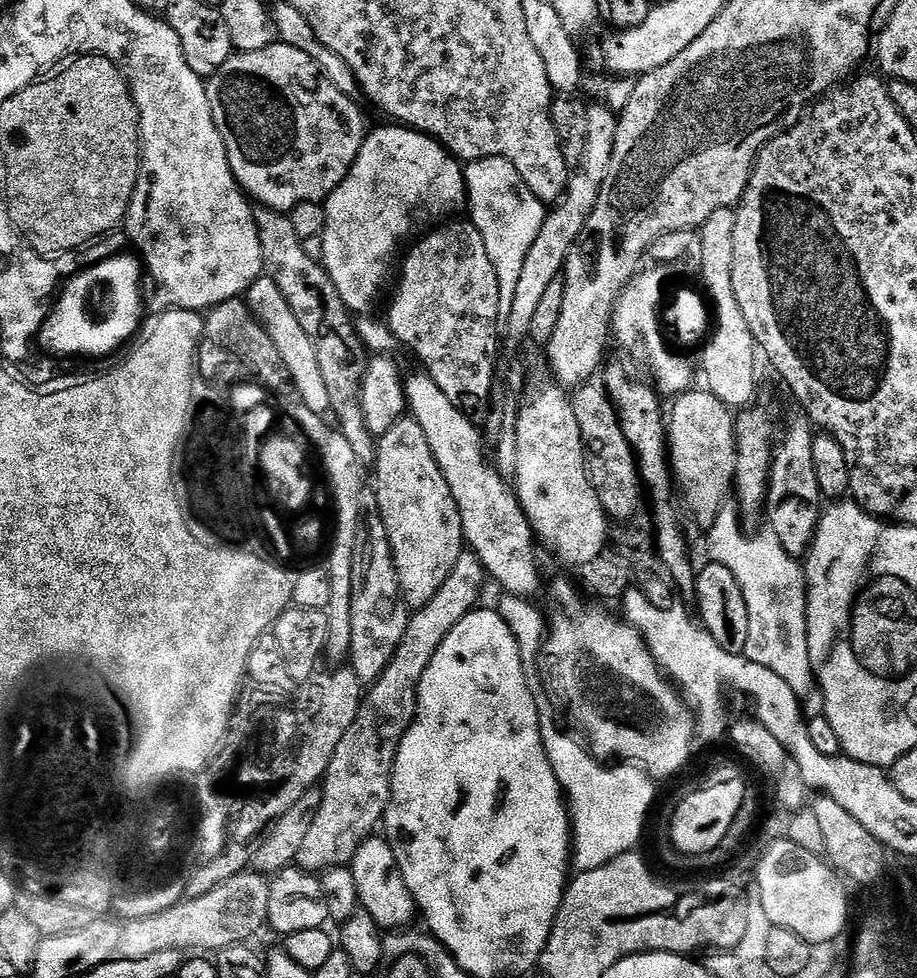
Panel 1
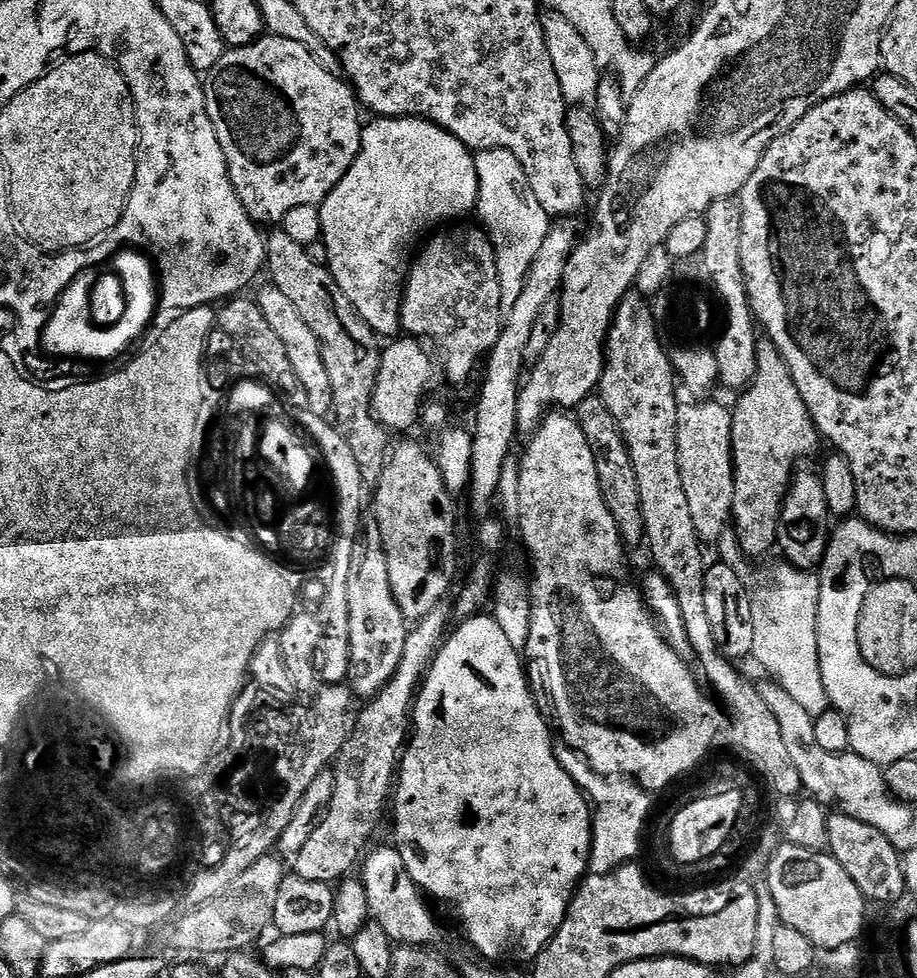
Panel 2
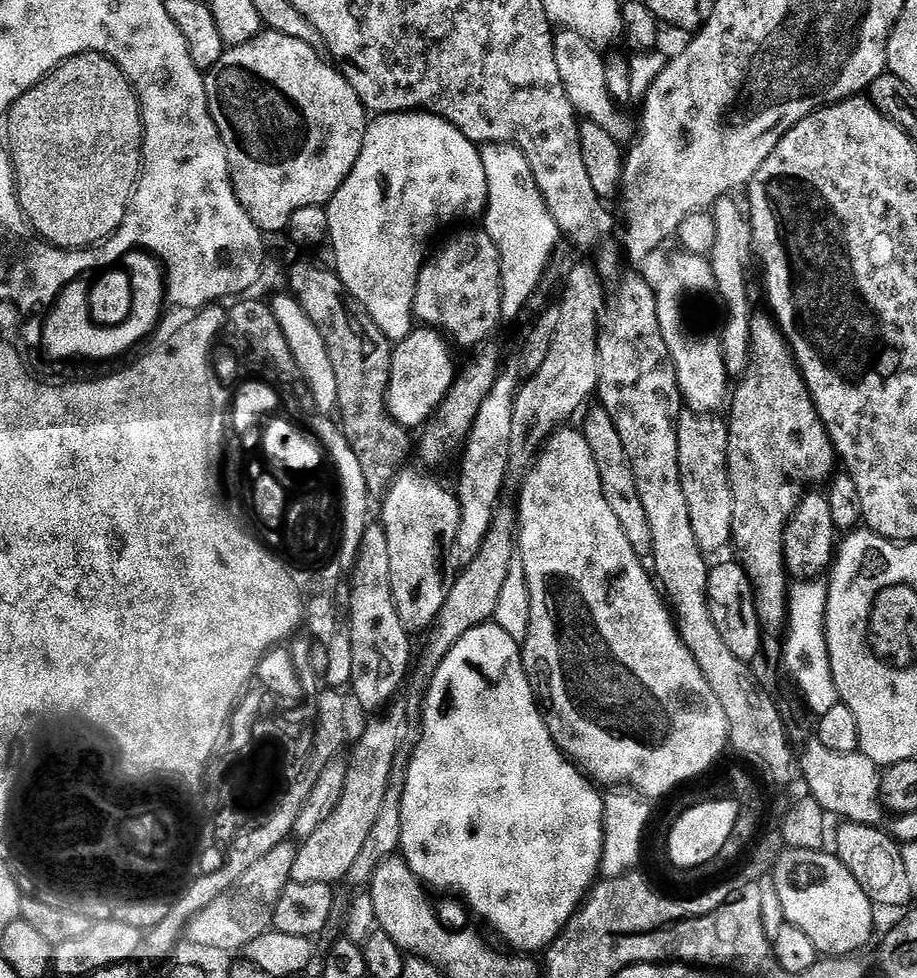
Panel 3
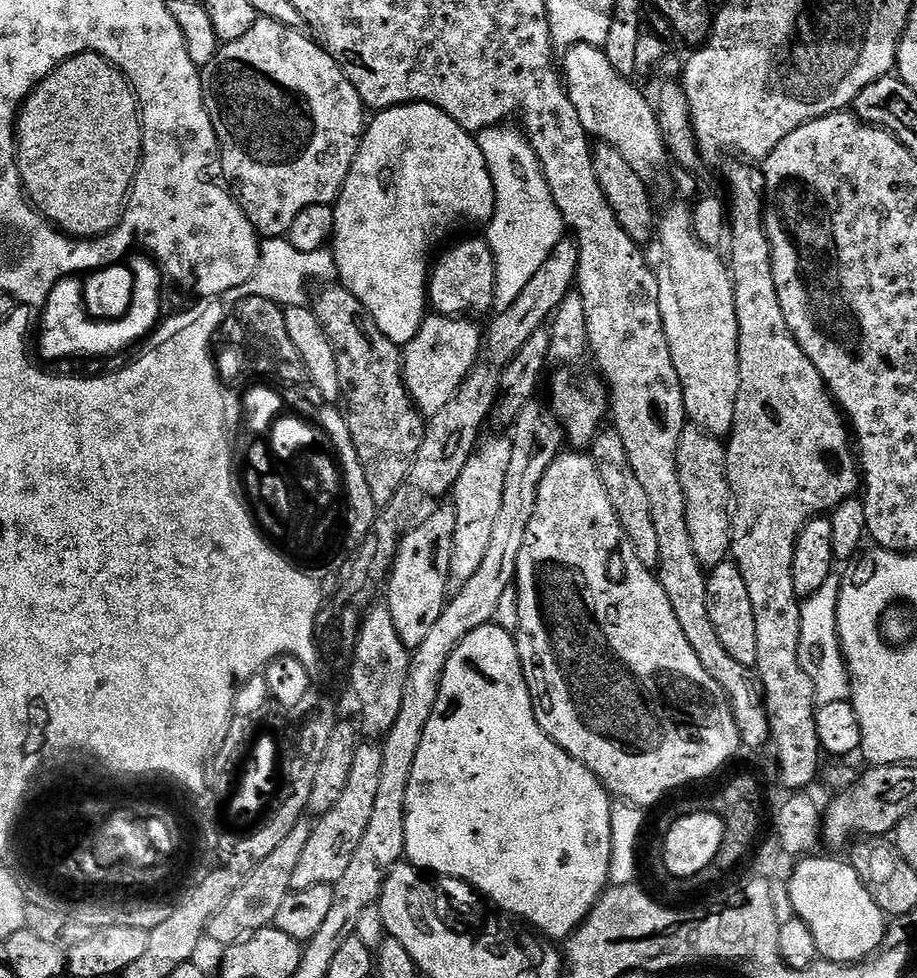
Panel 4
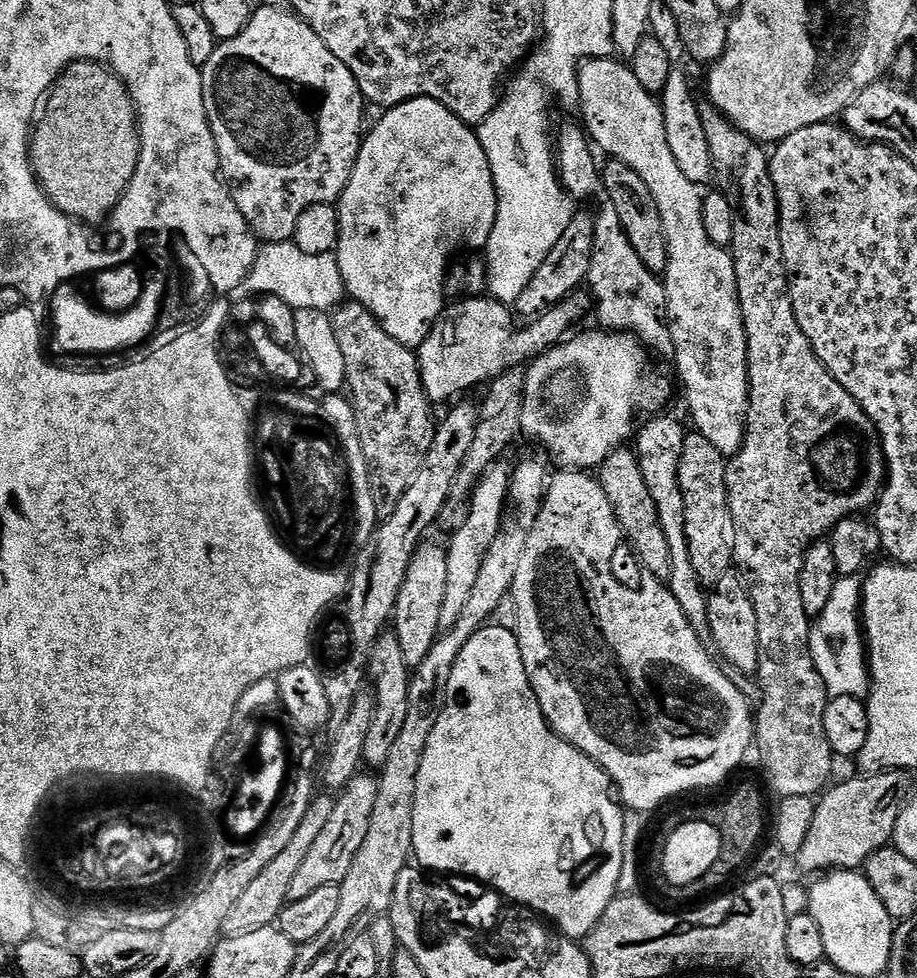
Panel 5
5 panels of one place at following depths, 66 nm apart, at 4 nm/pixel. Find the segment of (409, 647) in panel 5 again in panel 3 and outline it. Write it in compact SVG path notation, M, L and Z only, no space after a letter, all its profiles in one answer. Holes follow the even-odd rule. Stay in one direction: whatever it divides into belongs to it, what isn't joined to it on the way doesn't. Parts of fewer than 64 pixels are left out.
M401 471L388 489L388 493L383 496L382 523L386 542L390 546L390 586L394 594L394 606L398 610L398 618L402 618L402 626L409 634L416 634L420 631L423 633L435 625L438 614L442 610L442 602L446 602L450 583L448 555L458 534L460 506L455 491L447 492L438 481L431 480L420 472L408 471Z

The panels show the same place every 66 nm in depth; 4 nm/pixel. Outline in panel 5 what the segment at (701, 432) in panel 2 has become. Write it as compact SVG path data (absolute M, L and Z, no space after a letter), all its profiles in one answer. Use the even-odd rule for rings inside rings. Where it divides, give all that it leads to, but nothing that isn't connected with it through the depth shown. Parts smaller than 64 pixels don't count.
M699 434L685 435L684 445L682 446L682 454L680 455L680 489L682 490L682 498L684 499L684 529L686 530L686 538L688 539L690 562L694 562L694 570L698 574L701 584L705 586L715 586L718 582L722 582L722 578L729 575L734 568L734 518L730 514L728 483L726 482L727 473L726 457L718 450L714 450L714 445L710 443L705 436L701 436Z

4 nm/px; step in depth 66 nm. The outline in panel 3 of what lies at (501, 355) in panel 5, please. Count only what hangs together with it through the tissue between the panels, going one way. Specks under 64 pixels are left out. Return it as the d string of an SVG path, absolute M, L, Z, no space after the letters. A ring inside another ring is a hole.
M416 326L407 338L393 347L388 383L388 412L404 428L423 429L436 412L436 407L446 398L450 386L456 381L458 364L452 361L452 352L447 343L449 344L449 341L437 329Z

